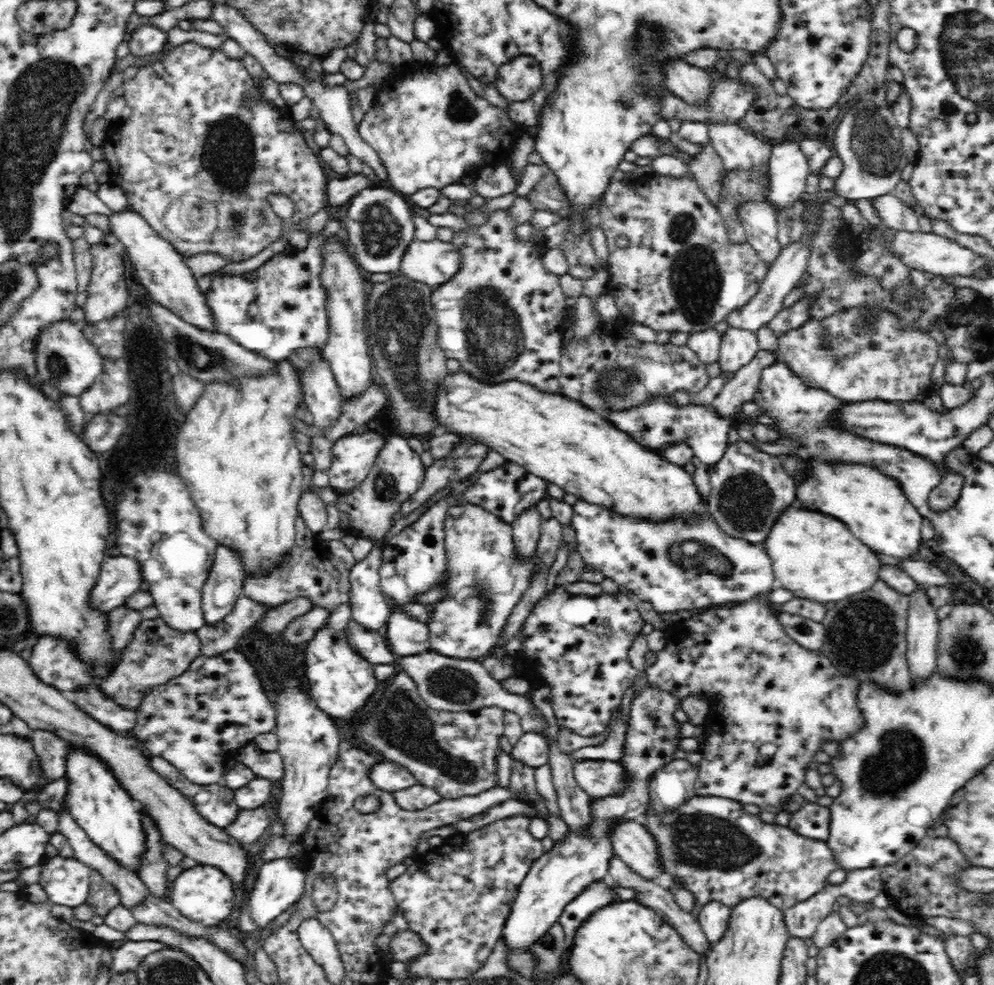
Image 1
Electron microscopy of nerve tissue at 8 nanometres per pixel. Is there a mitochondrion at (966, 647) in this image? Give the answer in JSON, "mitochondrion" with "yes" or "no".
{"mitochondrion":"yes"}

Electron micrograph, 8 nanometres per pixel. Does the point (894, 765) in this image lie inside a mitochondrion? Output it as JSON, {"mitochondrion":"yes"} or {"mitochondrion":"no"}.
{"mitochondrion":"yes"}

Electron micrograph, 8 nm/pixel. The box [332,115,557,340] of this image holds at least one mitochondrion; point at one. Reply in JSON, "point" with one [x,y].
{"point":[381,232]}

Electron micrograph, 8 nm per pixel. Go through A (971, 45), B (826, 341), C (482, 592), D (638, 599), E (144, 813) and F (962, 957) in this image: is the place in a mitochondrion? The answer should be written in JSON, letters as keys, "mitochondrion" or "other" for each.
{"A":"mitochondrion","B":"mitochondrion","C":"mitochondrion","D":"other","E":"other","F":"other"}

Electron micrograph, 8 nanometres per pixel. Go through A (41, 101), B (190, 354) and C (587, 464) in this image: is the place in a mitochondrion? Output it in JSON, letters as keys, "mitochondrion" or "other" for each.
{"A":"mitochondrion","B":"mitochondrion","C":"other"}

